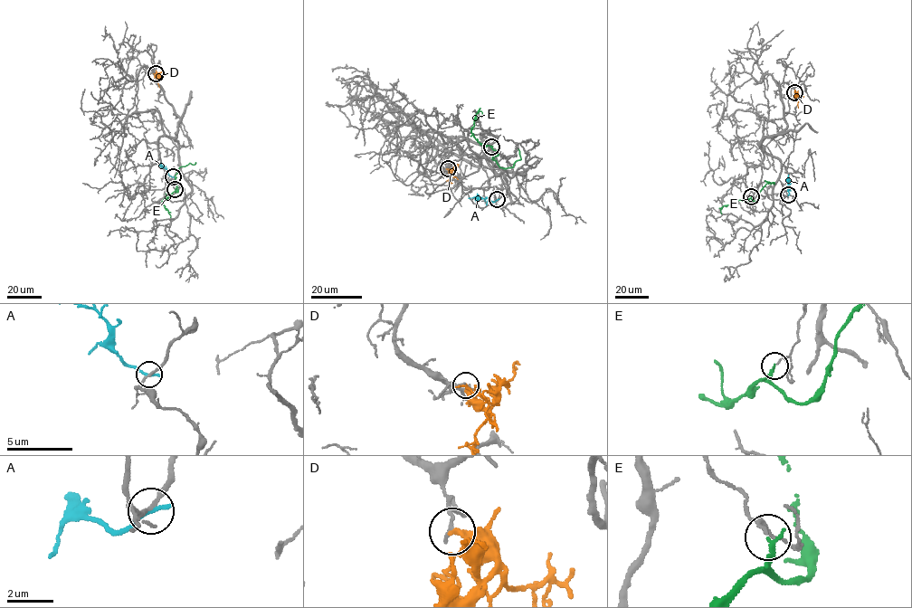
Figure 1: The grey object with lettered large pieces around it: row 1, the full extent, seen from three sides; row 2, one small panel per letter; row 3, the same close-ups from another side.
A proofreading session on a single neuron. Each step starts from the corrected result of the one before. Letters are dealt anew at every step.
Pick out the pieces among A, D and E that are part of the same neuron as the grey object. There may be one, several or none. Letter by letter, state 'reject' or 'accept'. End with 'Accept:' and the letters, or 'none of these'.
A: reject
D: reject
E: reject
Accept: none of these

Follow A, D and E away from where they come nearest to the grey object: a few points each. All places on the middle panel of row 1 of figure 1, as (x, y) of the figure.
A: (497, 199), (493, 202), (486, 197), (468, 198)
D: (448, 168), (458, 179)
E: (490, 147), (498, 153), (492, 158), (501, 167), (512, 167), (520, 159), (518, 148)

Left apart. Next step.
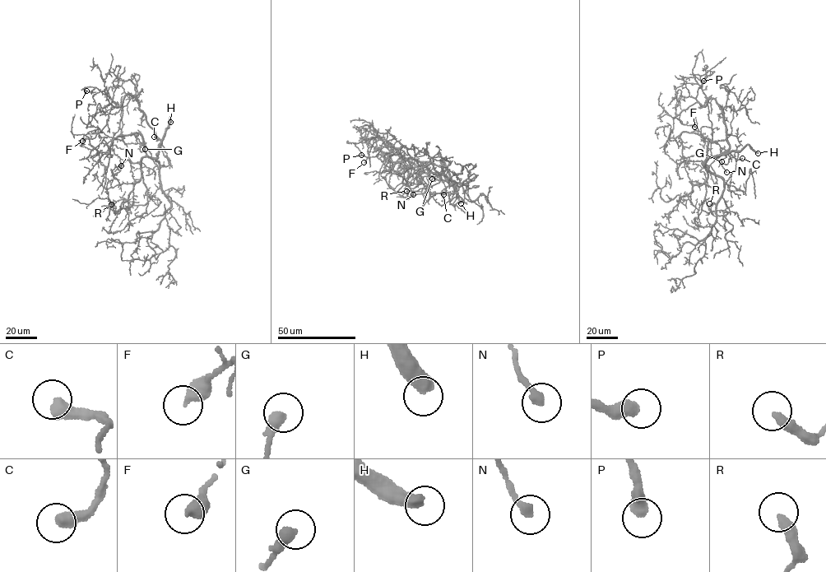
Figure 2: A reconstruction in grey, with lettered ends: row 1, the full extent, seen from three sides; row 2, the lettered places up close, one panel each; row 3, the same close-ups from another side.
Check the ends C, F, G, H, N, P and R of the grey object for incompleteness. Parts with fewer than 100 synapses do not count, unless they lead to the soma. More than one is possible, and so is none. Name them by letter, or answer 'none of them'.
H

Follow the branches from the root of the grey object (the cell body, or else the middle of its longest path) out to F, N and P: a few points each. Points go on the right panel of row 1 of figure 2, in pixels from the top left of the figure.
F: (724, 182), (705, 165), (729, 146), (723, 112), (714, 99), (704, 106), (693, 104), (675, 117), (694, 127)
N: (724, 182), (705, 165), (729, 146), (723, 112), (711, 98), (707, 105), (712, 132), (711, 155), (726, 172)
P: (724, 182), (705, 165), (729, 146), (722, 109), (714, 99), (704, 105), (706, 95), (692, 73), (703, 81)

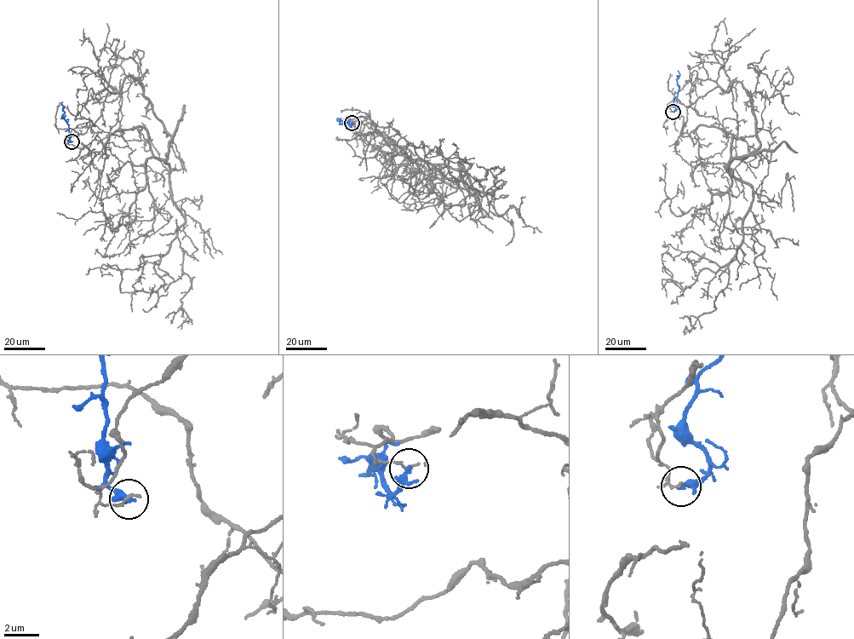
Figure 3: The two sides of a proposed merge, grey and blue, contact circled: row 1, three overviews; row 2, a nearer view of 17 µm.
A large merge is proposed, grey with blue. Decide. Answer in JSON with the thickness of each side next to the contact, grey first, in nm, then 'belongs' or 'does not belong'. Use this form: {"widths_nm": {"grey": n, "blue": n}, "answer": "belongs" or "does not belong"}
{"widths_nm": {"grey": 180, "blue": 280}, "answer": "does not belong"}

